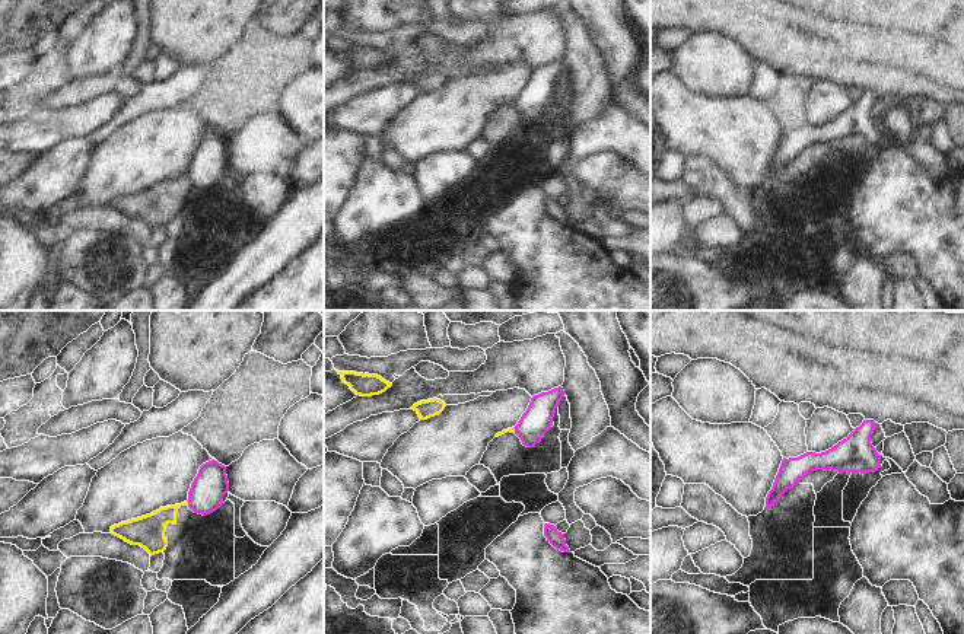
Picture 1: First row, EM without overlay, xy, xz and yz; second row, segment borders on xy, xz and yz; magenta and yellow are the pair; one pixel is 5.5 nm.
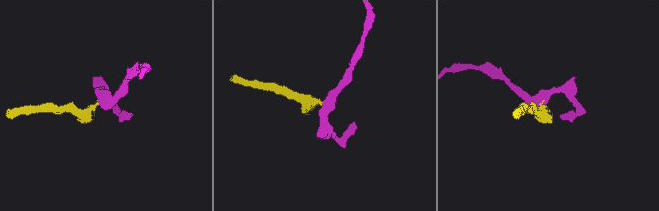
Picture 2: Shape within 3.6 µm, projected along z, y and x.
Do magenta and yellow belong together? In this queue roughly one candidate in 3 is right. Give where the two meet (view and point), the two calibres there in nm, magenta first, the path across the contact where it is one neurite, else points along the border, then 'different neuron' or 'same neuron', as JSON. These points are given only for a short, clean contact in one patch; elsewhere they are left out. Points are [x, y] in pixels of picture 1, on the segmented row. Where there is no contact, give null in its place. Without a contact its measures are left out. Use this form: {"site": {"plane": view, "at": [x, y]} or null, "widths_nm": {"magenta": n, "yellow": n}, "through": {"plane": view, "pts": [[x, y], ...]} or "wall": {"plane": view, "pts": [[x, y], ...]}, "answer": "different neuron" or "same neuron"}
{"site": {"plane": "xy", "at": [188, 503]}, "widths_nm": {"magenta": 190, "yellow": 160}, "wall": {"plane": "xy", "pts": [[187, 500], [188, 505]]}, "answer": "different neuron"}

